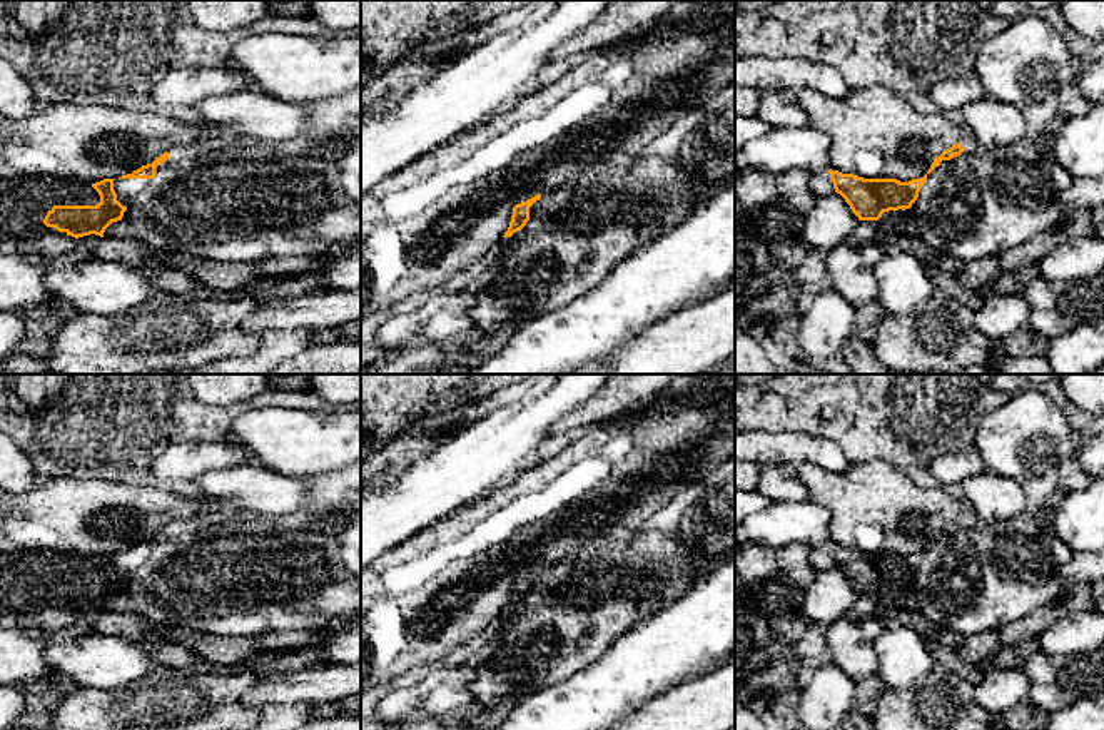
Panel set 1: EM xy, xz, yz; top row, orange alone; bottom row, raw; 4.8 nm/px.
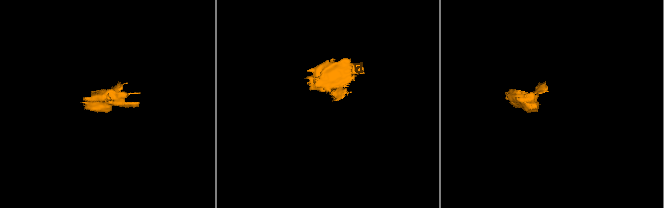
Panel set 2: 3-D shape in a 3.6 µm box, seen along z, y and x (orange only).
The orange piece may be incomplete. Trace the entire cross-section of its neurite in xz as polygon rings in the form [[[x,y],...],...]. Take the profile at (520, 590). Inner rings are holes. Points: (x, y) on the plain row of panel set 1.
[[[541,568],[528,573],[526,576],[516,578],[513,581],[513,590],[508,605],[503,611],[511,611],[514,606],[521,605],[529,595],[529,581],[541,573]]]

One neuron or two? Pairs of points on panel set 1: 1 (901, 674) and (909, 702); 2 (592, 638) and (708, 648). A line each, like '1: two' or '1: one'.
1: two
2: two

